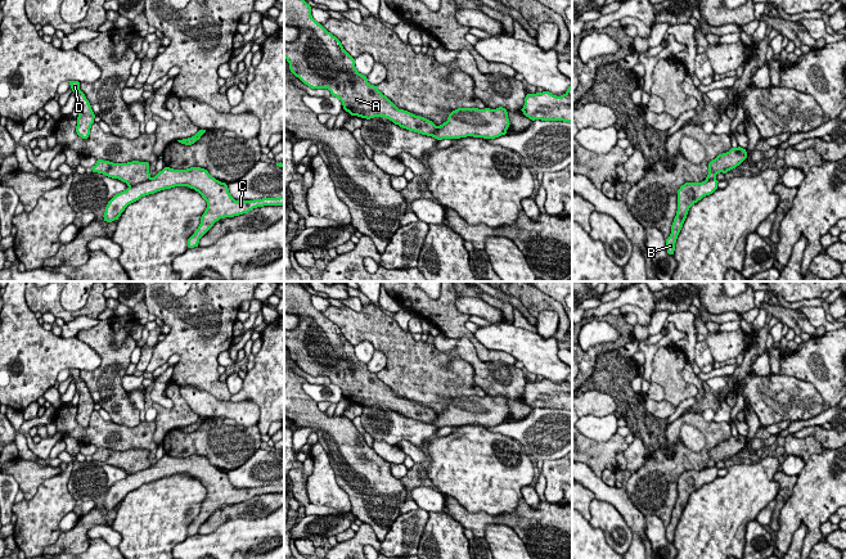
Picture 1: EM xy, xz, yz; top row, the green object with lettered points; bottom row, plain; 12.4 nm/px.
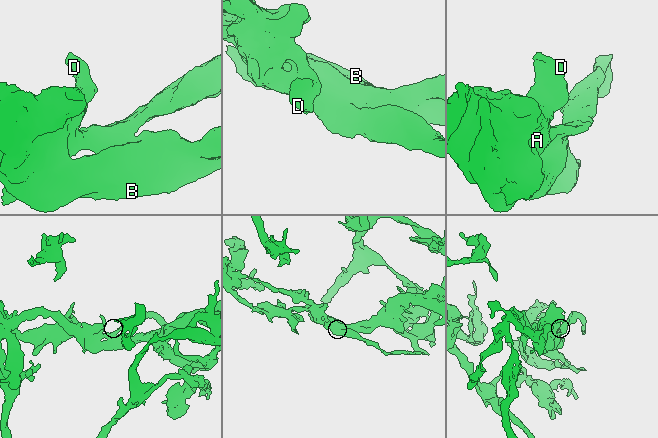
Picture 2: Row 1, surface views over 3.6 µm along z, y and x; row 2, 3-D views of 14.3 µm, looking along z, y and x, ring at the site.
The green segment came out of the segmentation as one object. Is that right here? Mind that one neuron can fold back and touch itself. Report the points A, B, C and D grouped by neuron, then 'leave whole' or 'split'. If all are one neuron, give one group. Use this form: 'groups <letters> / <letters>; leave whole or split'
groups A D / B C; split

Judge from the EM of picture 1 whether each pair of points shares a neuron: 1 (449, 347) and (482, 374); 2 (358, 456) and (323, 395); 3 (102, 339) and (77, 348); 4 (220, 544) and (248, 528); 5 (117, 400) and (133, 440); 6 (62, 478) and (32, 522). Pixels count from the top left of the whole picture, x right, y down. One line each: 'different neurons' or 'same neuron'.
1: same neuron
2: different neurons
3: different neurons
4: same neuron
5: different neurons
6: same neuron

